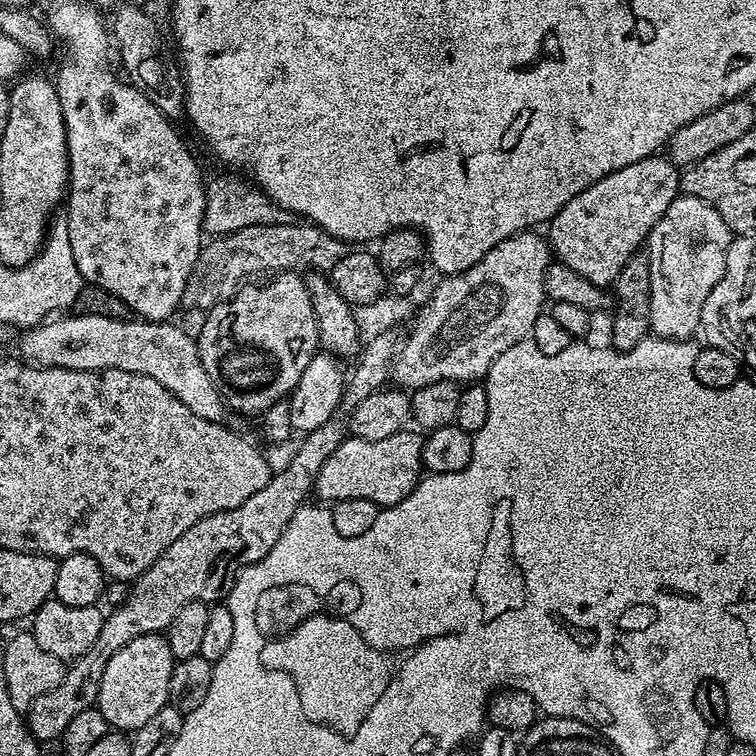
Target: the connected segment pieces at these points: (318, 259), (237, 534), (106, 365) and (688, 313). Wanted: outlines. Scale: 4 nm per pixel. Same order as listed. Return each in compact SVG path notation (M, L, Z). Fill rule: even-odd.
M311 222L299 223L246 226L237 232L209 239L209 244L207 241L201 247L196 270L186 293L187 303L211 310L235 296L249 282L277 272L312 268L308 270L320 274L331 273L332 268L338 266L338 262L350 251L349 245Z
M395 331L379 334L361 347L355 361L356 369L347 373L339 410L329 420L322 422L318 430L307 433L301 439L304 441L301 442L300 449L293 454L292 461L285 466L284 472L277 471L268 484L262 486L258 494L246 498L242 506L234 506L230 510L210 514L194 522L194 526L190 526L190 530L186 530L186 534L182 534L182 538L178 538L174 546L162 553L154 566L147 568L135 580L124 601L115 605L111 609L112 613L109 611L105 615L102 631L98 633L94 646L90 646L86 654L65 667L62 683L55 690L50 690L50 694L42 694L42 698L38 698L28 707L26 723L36 741L59 741L66 726L70 726L71 720L82 714L82 710L97 707L96 699L106 665L110 658L114 658L114 654L118 654L118 650L122 650L122 646L126 646L126 642L134 642L134 638L142 634L163 633L170 622L174 622L176 611L186 606L186 602L200 600L211 605L213 602L223 601L231 592L236 577L251 564L257 564L262 558L266 558L270 550L274 550L290 518L294 518L297 510L307 501L304 499L308 492L310 496L315 489L318 470L349 435L348 413L354 410L354 406L358 406L358 402L363 402L368 395L380 391L389 383L398 351L396 335Z
M64 314L29 327L20 340L18 356L23 363L38 368L65 368L83 372L117 368L130 374L142 374L166 386L166 390L170 390L174 398L190 406L190 410L194 410L198 418L224 424L226 405L214 382L210 382L206 366L202 366L195 339L191 335L188 337L178 325L172 323L176 322L153 322L139 318L115 320Z
M677 196L662 214L646 241L650 262L650 332L662 340L692 340L702 318L702 306L710 290L718 286L726 270L726 254L734 233L722 222L722 214L697 196Z

